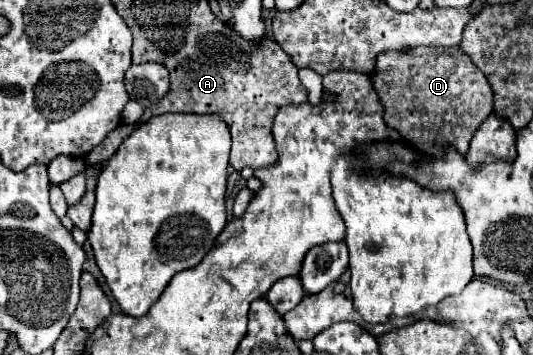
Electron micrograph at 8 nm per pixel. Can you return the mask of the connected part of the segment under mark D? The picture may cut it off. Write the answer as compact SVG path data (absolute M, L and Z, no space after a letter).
M459 47L381 53L371 79L385 107L385 123L415 149L435 157L443 157L449 147L465 155L473 133L493 111L493 91L485 75Z

